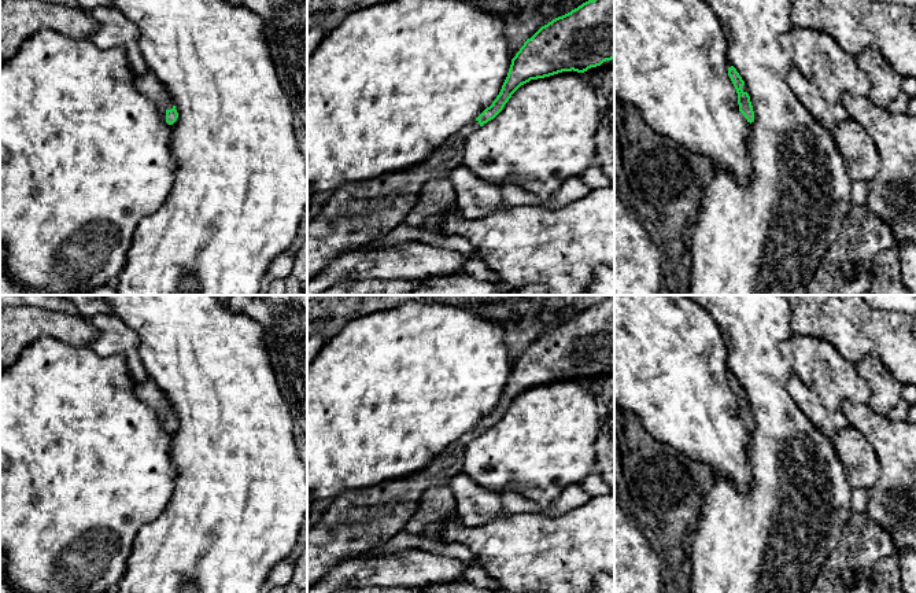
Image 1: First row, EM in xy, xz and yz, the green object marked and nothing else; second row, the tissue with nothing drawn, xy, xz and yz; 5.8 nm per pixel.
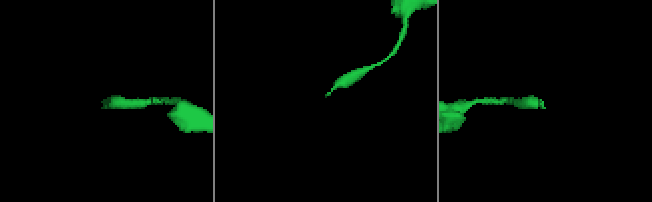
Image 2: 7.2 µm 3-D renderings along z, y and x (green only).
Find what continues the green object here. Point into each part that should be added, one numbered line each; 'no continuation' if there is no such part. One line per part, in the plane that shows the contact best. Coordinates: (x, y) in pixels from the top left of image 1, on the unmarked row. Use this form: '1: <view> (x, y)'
1: xy (148, 393)

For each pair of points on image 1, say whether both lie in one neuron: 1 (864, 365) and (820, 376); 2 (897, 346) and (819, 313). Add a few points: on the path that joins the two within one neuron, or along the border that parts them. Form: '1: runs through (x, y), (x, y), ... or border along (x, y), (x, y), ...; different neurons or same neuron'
1: border along (854, 364), (871, 396); different neurons
2: runs through (878, 331), (856, 330), (838, 315); same neuron

